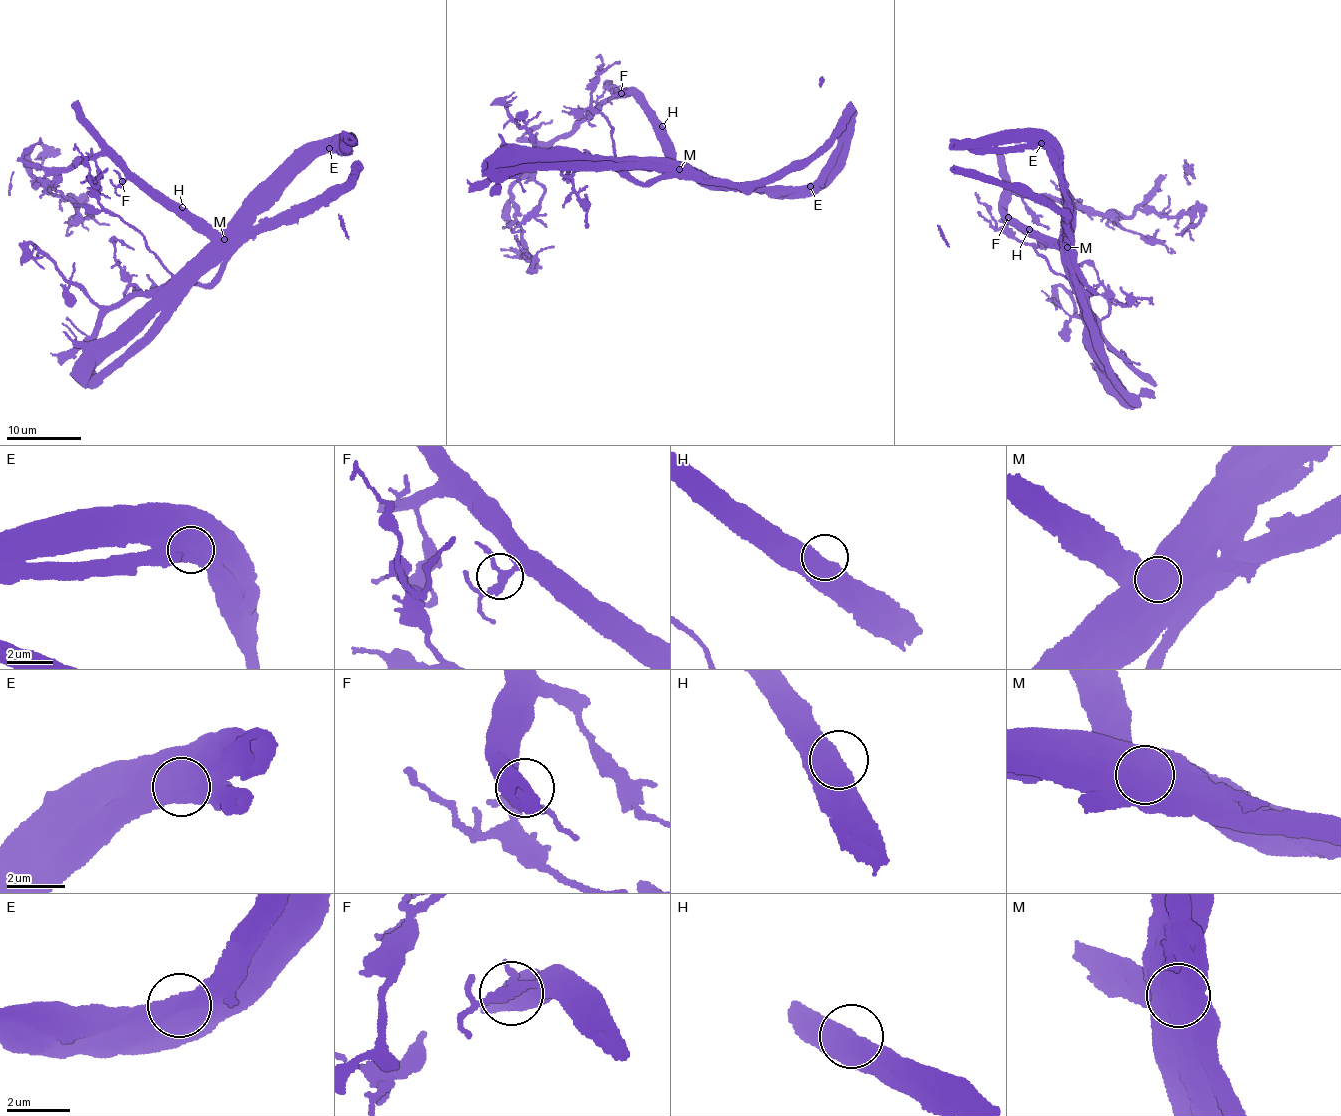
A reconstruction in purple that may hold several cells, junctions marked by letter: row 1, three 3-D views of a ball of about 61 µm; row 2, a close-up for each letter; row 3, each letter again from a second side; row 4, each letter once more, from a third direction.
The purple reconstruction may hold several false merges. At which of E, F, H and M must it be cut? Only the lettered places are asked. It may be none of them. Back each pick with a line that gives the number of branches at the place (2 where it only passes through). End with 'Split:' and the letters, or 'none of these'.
E: Branches: 1
M: Branches: 1
Split: E, M

